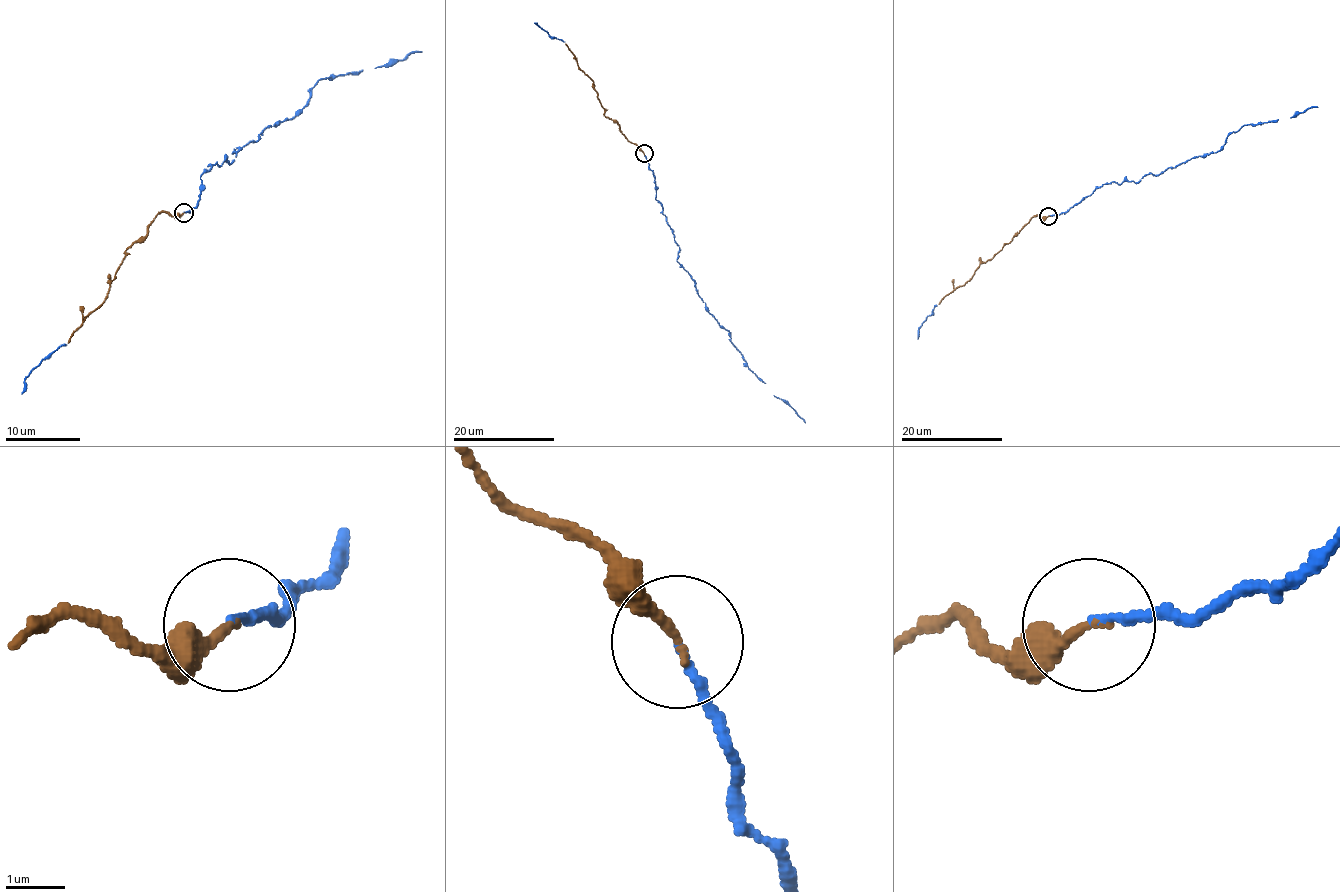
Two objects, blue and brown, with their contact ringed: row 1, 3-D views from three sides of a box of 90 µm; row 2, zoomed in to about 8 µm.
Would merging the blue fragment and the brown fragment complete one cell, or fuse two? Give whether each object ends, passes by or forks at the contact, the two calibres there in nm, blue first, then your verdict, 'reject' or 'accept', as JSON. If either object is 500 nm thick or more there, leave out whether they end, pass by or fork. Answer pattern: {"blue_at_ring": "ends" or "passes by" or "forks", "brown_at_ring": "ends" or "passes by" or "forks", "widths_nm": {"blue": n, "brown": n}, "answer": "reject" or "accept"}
{"blue_at_ring": "ends", "brown_at_ring": "ends", "widths_nm": {"blue": 130, "brown": 200}, "answer": "accept"}

